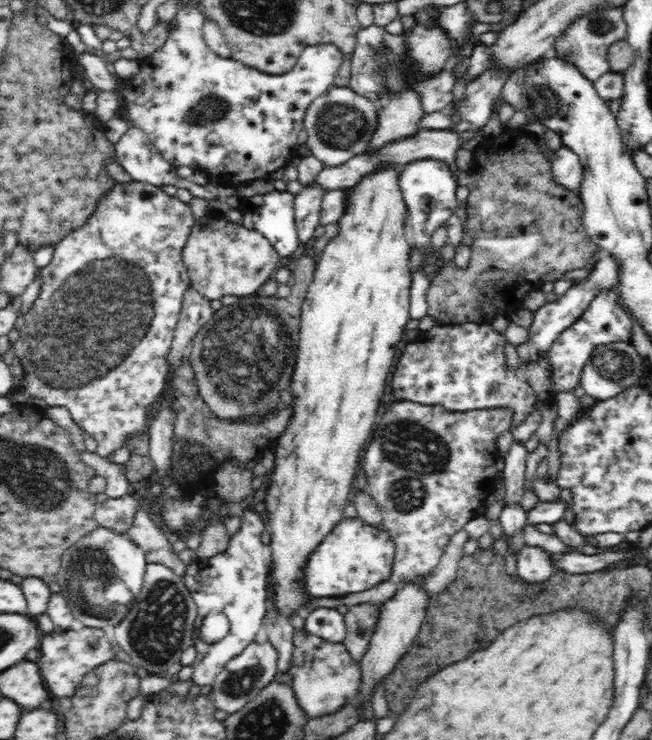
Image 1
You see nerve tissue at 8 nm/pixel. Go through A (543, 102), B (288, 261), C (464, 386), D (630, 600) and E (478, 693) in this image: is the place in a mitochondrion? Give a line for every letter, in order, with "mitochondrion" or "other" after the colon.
A: mitochondrion
B: other
C: other
D: other
E: other

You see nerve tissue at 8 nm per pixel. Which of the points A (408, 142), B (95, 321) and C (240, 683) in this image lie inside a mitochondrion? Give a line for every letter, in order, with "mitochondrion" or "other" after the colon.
A: other
B: mitochondrion
C: mitochondrion

